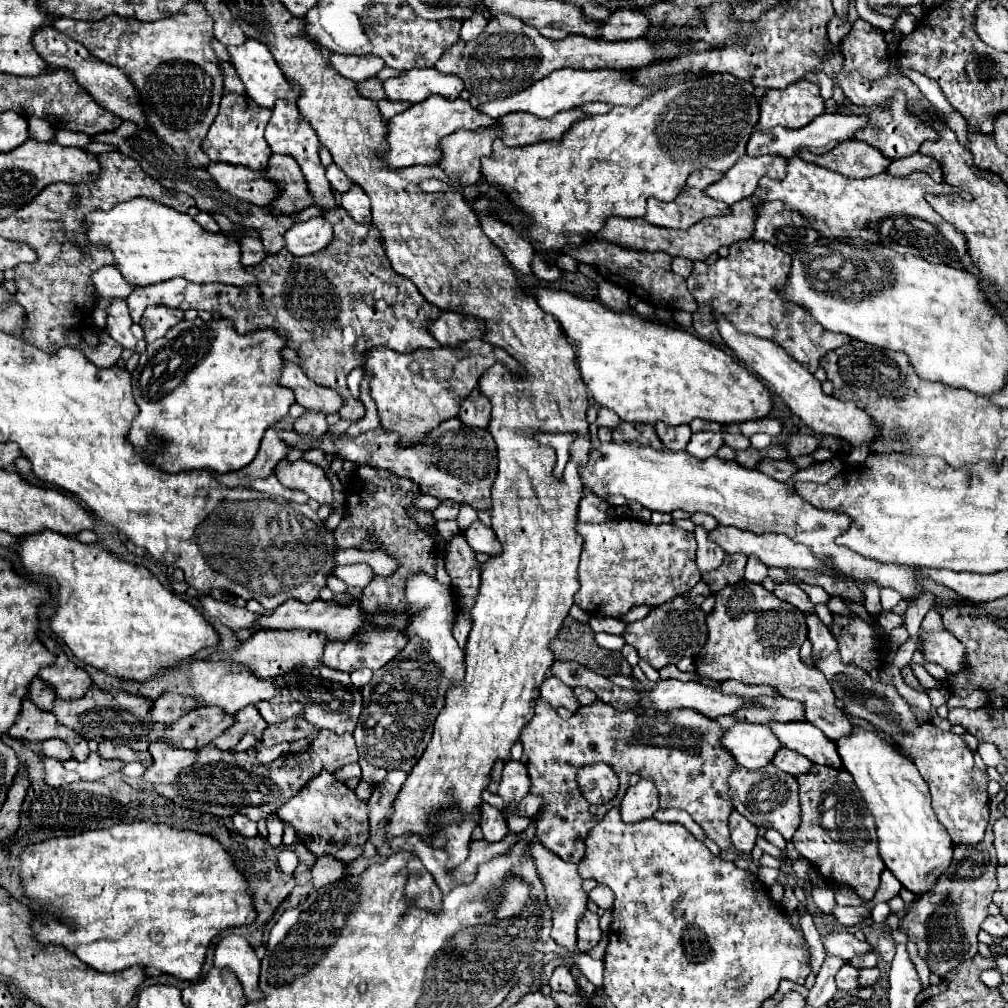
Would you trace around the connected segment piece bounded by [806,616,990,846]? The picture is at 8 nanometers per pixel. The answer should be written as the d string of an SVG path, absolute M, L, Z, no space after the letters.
M808 616L808 638L812 642L812 654L816 654L816 668L824 672L826 680L834 688L838 700L844 702L844 710L850 716L862 718L876 726L876 730L894 738L904 754L908 754L918 768L920 776L926 780L932 794L932 808L938 822L948 830L952 842L958 844L978 844L984 838L988 826L988 774L974 764L972 750L966 746L964 738L954 732L944 732L932 722L918 722L912 706L896 692L892 684L874 680L866 670L854 664L844 664L838 652L836 636L818 620L818 616Z

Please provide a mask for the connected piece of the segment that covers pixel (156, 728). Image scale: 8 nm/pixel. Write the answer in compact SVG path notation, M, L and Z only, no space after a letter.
M90 688L82 698L78 700L54 700L52 714L60 724L66 728L74 730L86 740L96 740L96 742L122 742L122 744L134 744L134 742L156 742L162 736L162 730L166 724L154 724L148 720L148 710L152 706L152 700L144 696L130 694L126 690L100 690L100 688Z

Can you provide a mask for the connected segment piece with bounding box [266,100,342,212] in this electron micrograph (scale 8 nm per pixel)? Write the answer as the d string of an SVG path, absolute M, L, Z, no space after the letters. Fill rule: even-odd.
M276 100L274 108L272 108L272 118L266 126L266 142L270 146L272 152L278 152L278 154L288 154L292 156L298 166L302 168L302 174L308 182L308 190L310 190L310 196L314 198L314 204L320 206L322 210L326 212L342 212L338 206L336 206L336 200L334 200L334 194L332 194L332 188L324 176L324 168L320 164L320 158L318 158L318 148L320 148L320 140L316 136L316 132L312 132L310 124L306 120L300 118L298 114L298 108L296 104L290 104L286 100Z

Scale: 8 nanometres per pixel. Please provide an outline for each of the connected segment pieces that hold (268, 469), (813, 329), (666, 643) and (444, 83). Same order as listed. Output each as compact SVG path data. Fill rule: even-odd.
M284 416L274 428L268 428L264 432L260 450L248 466L224 476L216 476L216 480L226 488L236 488L236 486L248 486L256 478L268 478L270 474L274 474L278 462L284 460L288 454L288 444L284 444L284 440L276 436L276 430L282 430L282 428L292 428L290 416Z
M754 240L734 242L730 246L730 254L726 258L716 260L714 264L706 264L700 260L694 262L692 272L686 278L686 284L698 302L698 310L692 314L696 334L712 344L722 344L722 338L710 314L712 306L714 310L722 312L732 324L736 324L740 332L752 332L756 336L774 340L796 360L810 360L810 372L816 372L820 368L820 358L826 352L846 344L850 338L826 330L804 308L786 302L778 296L776 288L784 284L784 276L788 276L790 262L792 258L782 250L774 248L768 242Z
M684 596L670 600L668 604L652 608L652 612L638 622L628 624L624 640L636 646L638 656L648 660L656 670L666 664L676 664L680 658L696 656L706 640L706 614L696 604L688 604Z
M412 68L396 78L382 82L386 98L392 102L418 104L430 96L458 98L464 84L456 76L444 76L434 68Z

